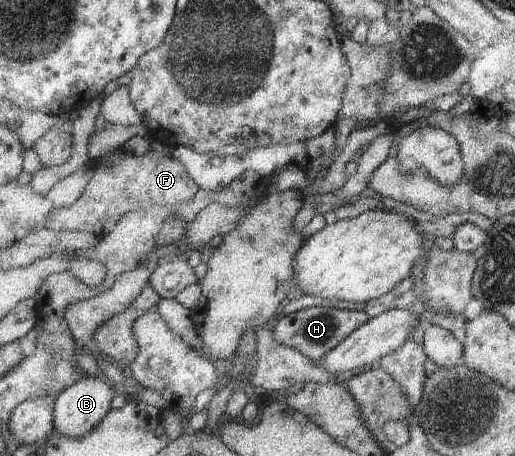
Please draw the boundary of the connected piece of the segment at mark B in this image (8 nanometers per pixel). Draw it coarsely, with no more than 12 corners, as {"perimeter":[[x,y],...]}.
{"perimeter":[[91,375],[57,399],[56,431],[91,435],[119,395]]}

